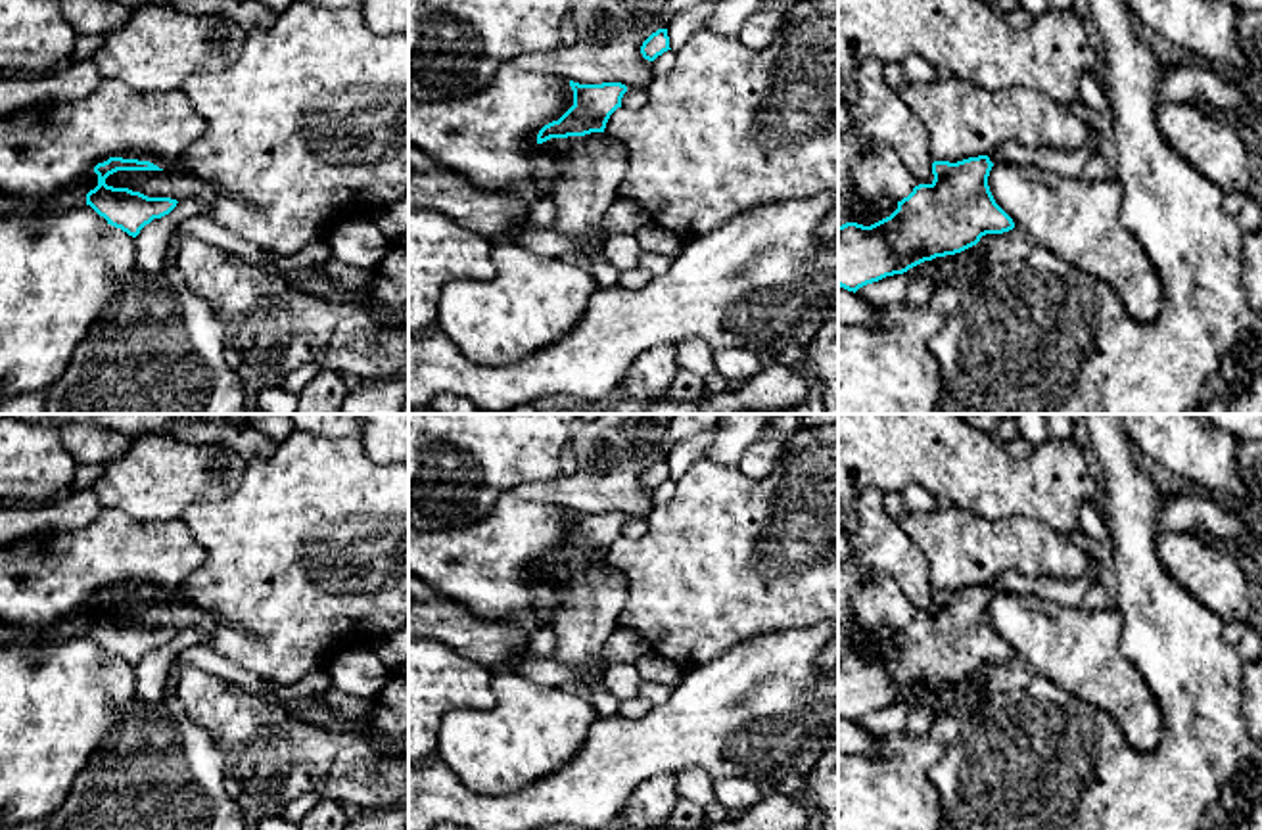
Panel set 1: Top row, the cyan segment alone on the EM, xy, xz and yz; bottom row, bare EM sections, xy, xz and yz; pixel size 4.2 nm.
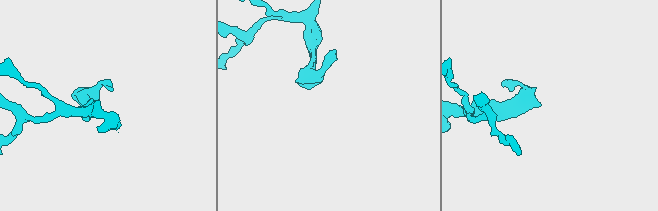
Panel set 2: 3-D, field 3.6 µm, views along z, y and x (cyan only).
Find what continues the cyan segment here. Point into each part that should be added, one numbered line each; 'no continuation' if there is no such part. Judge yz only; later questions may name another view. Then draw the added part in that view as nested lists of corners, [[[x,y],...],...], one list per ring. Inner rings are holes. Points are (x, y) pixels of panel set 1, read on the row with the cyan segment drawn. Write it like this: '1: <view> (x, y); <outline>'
1: yz (1069, 163); [[[1091,132],[1089,140],[1078,150],[1051,150],[1051,148],[1028,148],[1015,142],[1007,142],[995,148],[988,157],[992,163],[1005,165],[1036,165],[1051,173],[1078,178],[1084,165],[1101,153],[1101,140]]]

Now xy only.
1: xy (163, 163); [[[119,153],[117,157],[150,161],[150,163],[157,165],[163,171],[180,171],[182,169],[180,159],[163,159],[163,157],[155,157],[152,153]]]

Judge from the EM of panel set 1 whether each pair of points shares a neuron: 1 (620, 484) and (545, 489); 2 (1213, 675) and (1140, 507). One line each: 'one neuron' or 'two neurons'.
1: one neuron
2: one neuron

